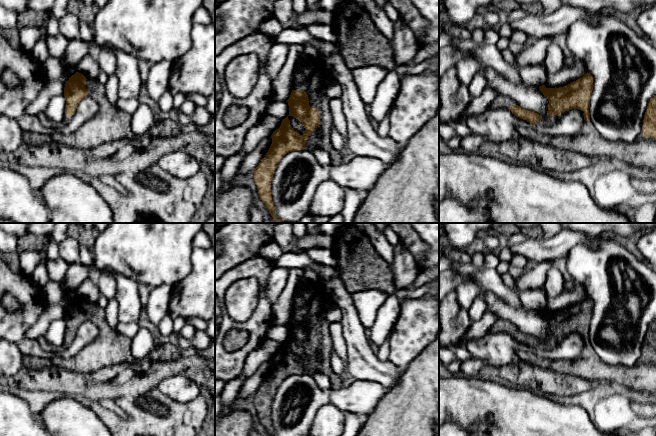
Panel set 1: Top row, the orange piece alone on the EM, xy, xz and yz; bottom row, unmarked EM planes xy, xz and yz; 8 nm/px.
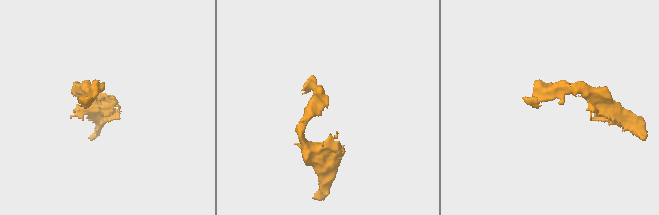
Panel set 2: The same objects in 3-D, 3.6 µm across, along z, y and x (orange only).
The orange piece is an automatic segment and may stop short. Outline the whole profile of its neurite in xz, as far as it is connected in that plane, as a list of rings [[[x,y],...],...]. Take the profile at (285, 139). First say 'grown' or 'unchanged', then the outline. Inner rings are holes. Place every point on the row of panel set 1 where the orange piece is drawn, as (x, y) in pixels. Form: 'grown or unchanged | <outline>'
grown | [[[320,58],[312,61],[299,62],[295,68],[293,90],[289,99],[287,100],[289,106],[289,115],[282,120],[280,127],[271,135],[272,144],[265,157],[254,170],[254,181],[257,186],[260,200],[263,201],[266,208],[269,210],[269,213],[274,219],[274,223],[284,223],[284,220],[276,217],[276,210],[271,196],[271,180],[277,164],[287,153],[304,149],[312,151],[319,148],[328,152],[331,164],[338,165],[343,162],[341,152],[332,146],[330,140],[333,121],[331,119],[331,112],[329,110],[330,99],[326,95],[326,88],[332,82],[334,82],[333,75],[327,72],[327,68],[323,65],[323,60]],[[289,116],[298,119],[303,124],[305,128],[305,133],[303,135],[300,135],[291,127],[288,119]],[[317,127],[321,128],[323,132],[322,136],[310,139],[309,136]]]

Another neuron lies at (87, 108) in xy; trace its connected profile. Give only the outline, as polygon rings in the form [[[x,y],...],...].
[[[90,97],[80,101],[73,117],[68,122],[66,128],[61,132],[62,136],[73,133],[79,129],[86,121],[91,119],[98,111],[99,105]]]

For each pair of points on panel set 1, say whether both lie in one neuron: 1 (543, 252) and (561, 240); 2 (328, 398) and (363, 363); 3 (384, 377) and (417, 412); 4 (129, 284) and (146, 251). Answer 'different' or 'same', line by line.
1: same
2: different
3: different
4: different

